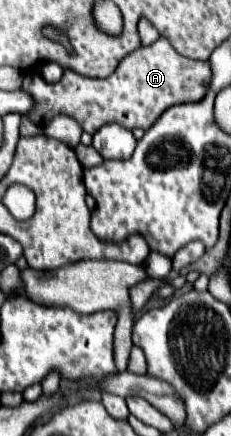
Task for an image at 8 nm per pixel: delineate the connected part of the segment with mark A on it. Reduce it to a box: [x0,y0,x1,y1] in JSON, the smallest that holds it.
[22,37,212,135]

